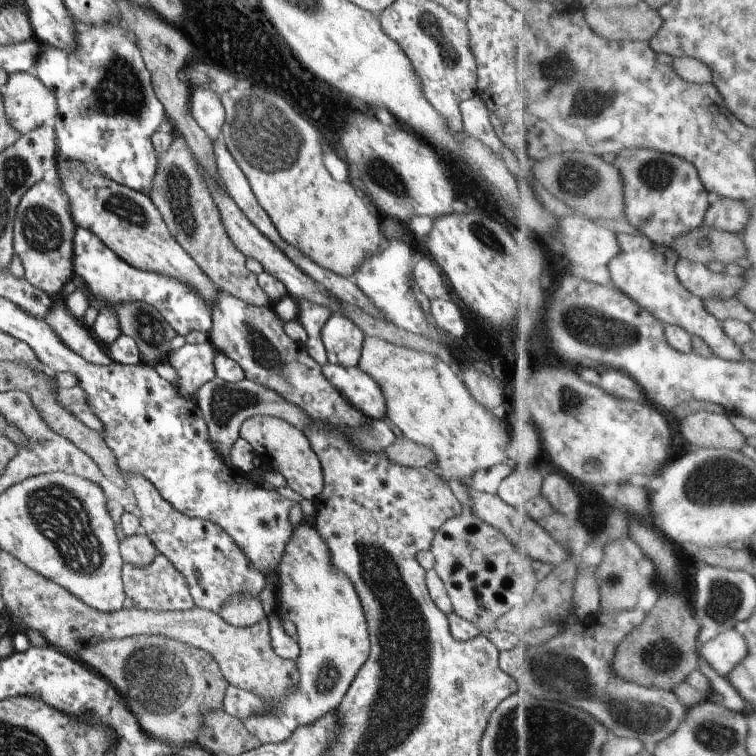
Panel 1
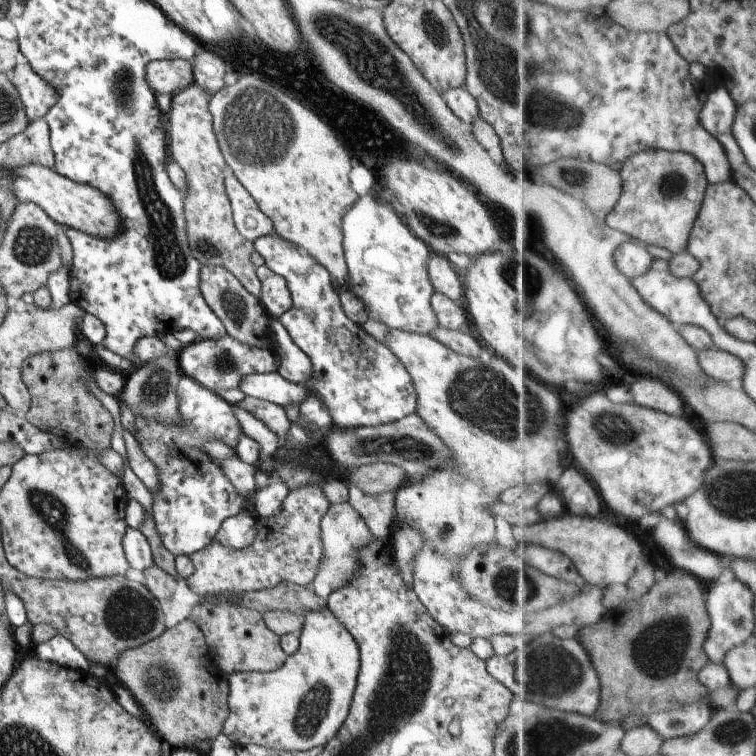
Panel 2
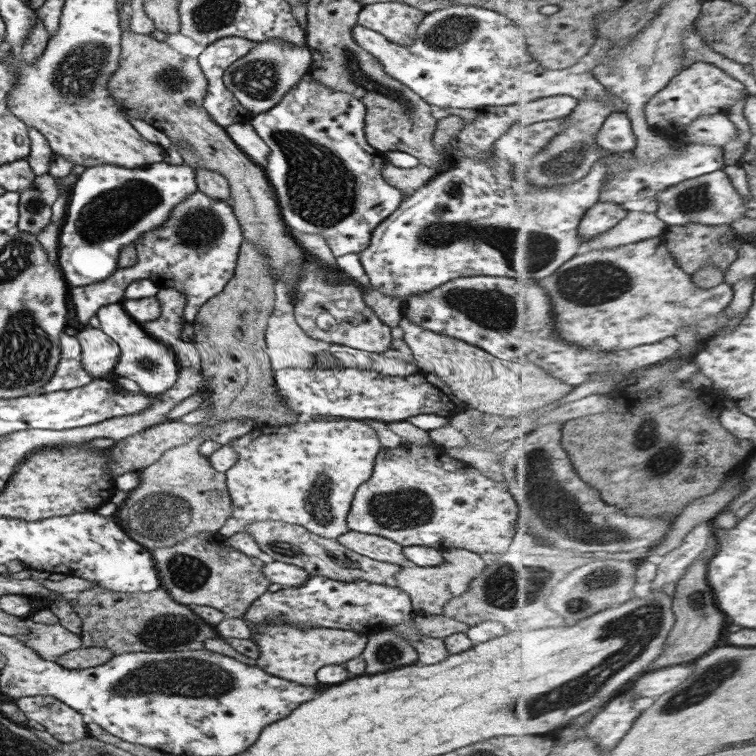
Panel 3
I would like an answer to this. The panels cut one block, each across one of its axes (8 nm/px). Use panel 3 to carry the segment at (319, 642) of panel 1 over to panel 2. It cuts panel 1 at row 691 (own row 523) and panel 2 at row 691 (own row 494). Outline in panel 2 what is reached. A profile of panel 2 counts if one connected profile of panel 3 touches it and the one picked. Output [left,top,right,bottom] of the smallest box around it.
[222,607,359,752]

